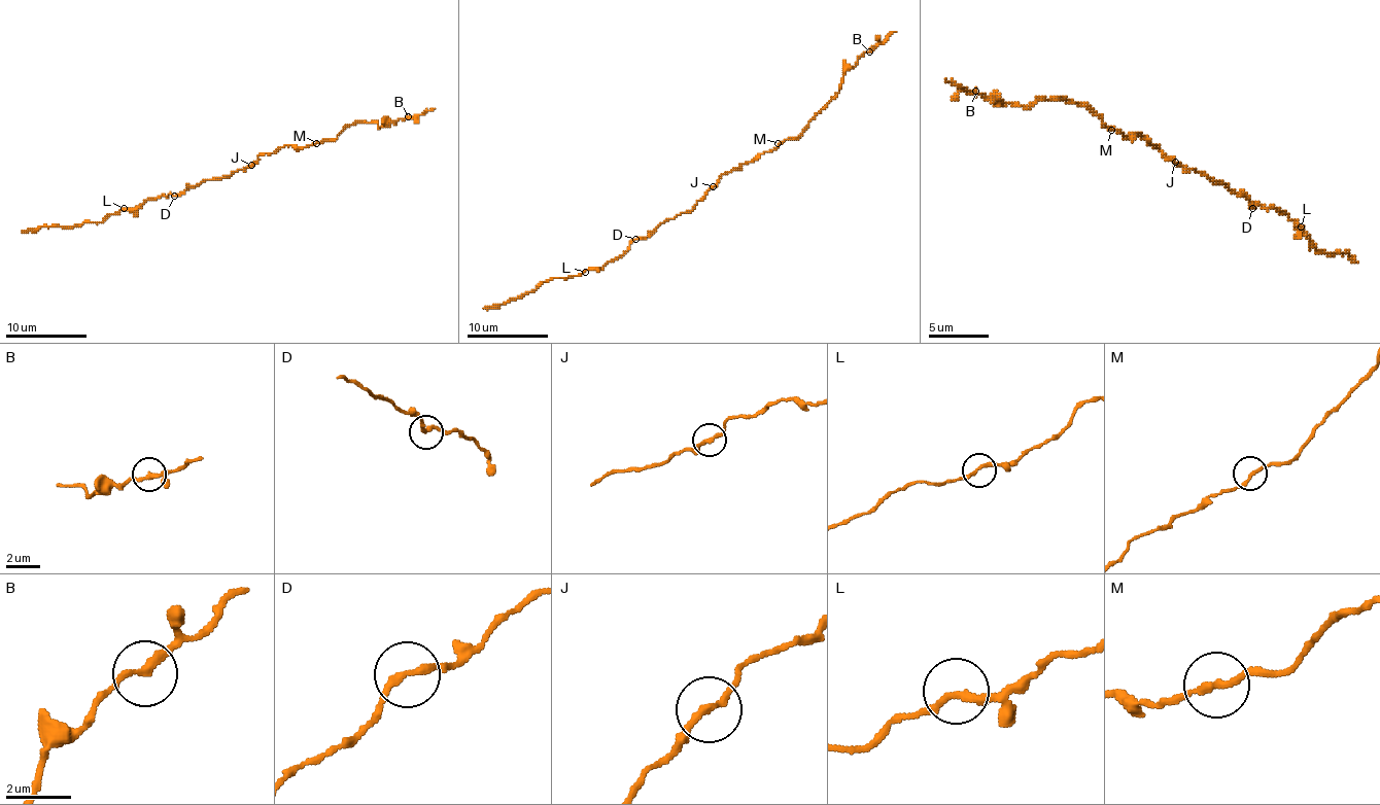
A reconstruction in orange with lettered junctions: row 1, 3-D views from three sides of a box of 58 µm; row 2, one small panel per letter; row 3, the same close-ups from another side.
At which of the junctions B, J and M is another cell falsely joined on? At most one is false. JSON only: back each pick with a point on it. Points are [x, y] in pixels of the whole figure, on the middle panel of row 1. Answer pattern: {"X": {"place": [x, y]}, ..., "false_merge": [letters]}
{"J": {"place": [713, 186]}, "false_merge": ["J"]}

